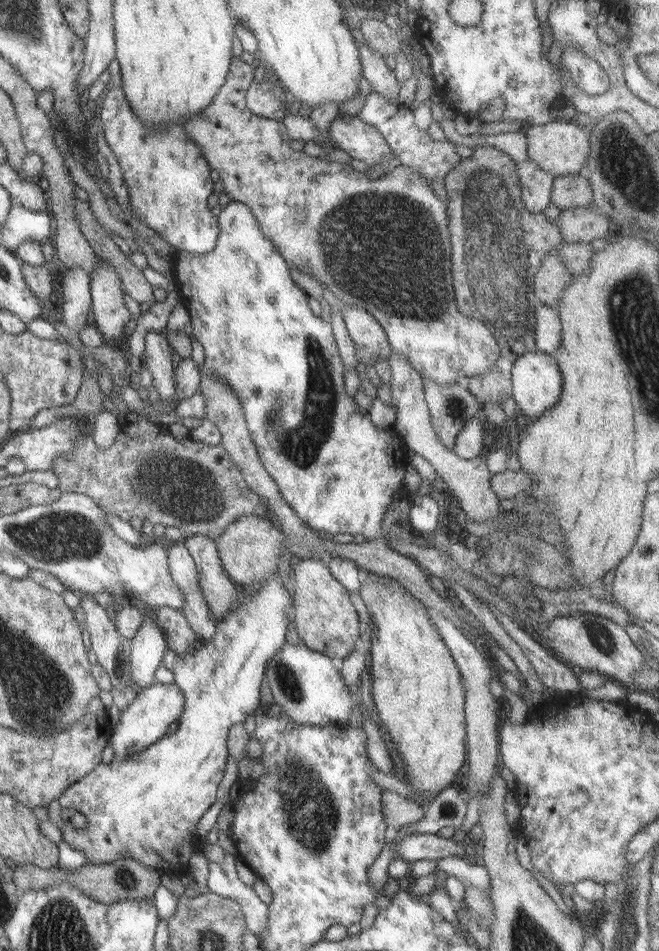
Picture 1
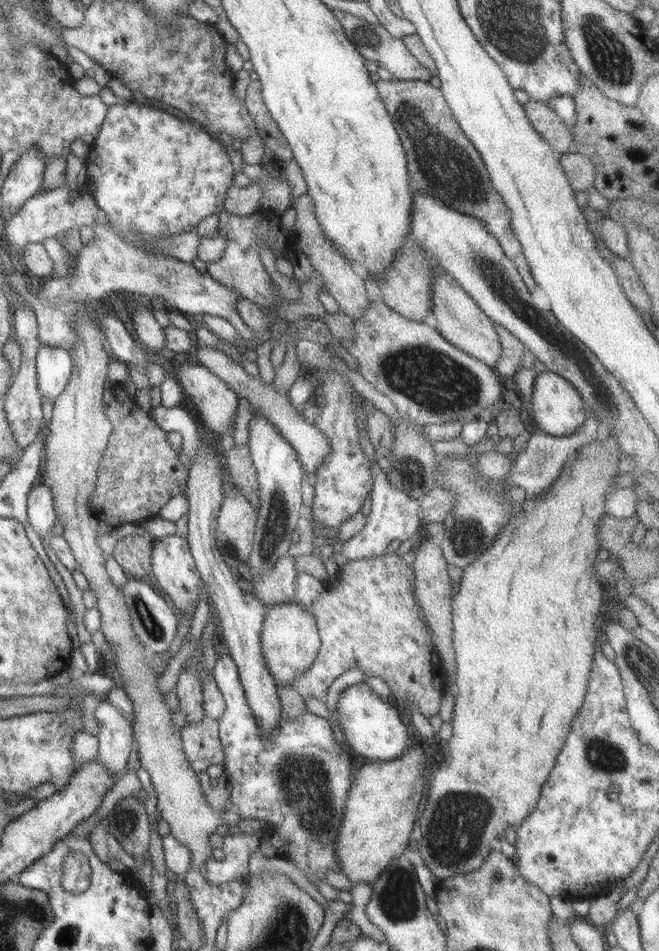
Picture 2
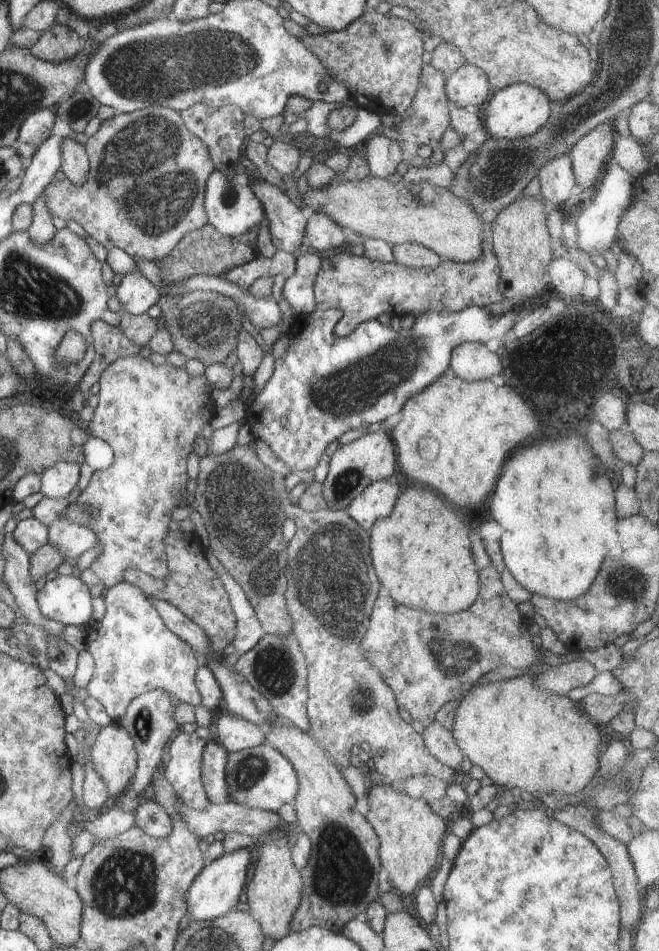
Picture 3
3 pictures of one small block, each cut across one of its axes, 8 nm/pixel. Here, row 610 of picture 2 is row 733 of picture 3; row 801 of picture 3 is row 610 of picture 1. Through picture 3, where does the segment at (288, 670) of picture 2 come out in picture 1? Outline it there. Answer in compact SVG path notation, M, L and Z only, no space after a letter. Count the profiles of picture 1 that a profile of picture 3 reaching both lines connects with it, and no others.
M313 557L310 559L299 559L293 561L292 568L294 569L294 585L295 594L293 597L293 612L294 624L296 625L299 638L304 640L304 645L316 652L321 652L332 658L345 659L352 651L355 650L356 643L359 642L360 635L360 620L352 601L350 600L350 592L336 581L336 578L328 571L325 562L316 560Z

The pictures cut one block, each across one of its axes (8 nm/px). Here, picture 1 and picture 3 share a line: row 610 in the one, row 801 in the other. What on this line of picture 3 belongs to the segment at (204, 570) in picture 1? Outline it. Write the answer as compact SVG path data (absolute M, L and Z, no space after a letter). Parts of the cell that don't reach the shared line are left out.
M216 742L206 743L201 756L201 779L210 802L226 803L229 792L226 782L227 750Z

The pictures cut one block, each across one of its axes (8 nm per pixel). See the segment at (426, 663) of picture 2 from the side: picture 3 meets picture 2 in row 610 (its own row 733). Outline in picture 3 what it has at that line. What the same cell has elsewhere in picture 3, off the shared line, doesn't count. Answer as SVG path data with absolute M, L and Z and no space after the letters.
M280 473L273 474L273 487L275 494L273 498L276 503L280 503L283 508L284 514L288 518L294 519L297 525L296 533L292 540L289 541L287 546L288 562L288 584L285 599L287 600L287 607L290 616L293 620L293 632L297 636L300 648L304 653L305 659L307 660L307 689L309 692L309 699L307 700L307 715L309 716L309 735L325 750L325 752L332 756L340 766L350 765L351 748L354 744L360 745L362 742L368 742L371 748L371 754L377 761L378 769L384 771L392 783L398 781L405 781L410 777L427 776L442 779L448 784L456 782L456 774L454 769L449 766L443 765L435 756L430 754L430 751L426 748L423 735L416 733L410 723L404 721L402 716L398 713L399 704L397 698L394 696L392 689L386 684L384 677L381 676L381 672L374 666L369 664L369 660L365 657L365 652L361 649L361 640L365 637L369 627L369 618L372 614L372 609L376 599L384 594L379 578L377 577L376 571L373 567L373 560L371 559L371 546L370 546L370 531L367 531L363 526L360 526L346 510L333 511L330 508L322 509L319 511L304 511L298 505L293 505L290 501L289 492L286 491L285 477Z

